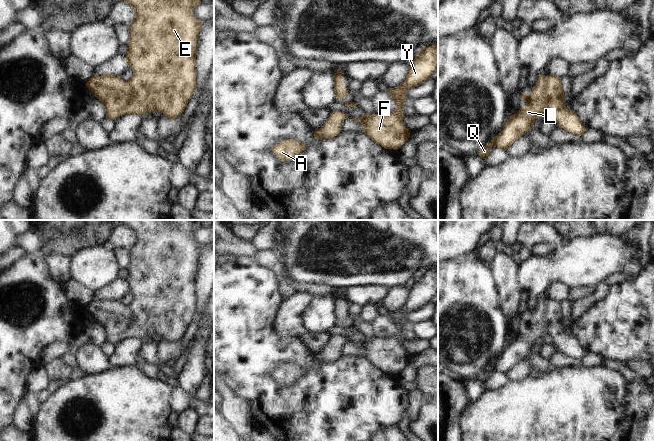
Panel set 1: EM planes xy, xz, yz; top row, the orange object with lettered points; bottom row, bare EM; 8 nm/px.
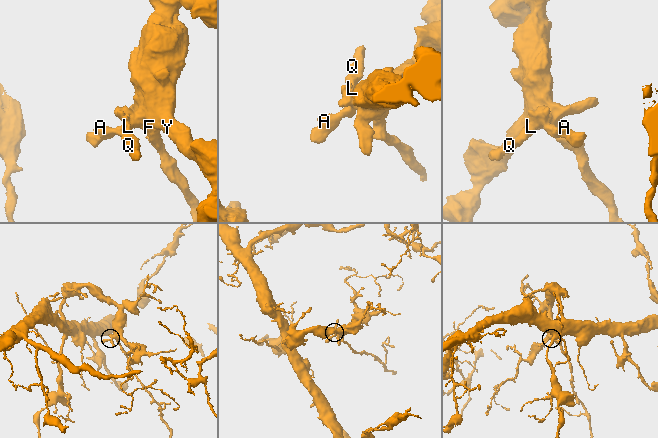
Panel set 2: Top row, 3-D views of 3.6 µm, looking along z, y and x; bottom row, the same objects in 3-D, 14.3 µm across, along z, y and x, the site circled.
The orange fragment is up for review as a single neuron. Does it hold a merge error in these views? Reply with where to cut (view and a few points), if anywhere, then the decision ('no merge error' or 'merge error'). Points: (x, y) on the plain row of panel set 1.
no cut | no merge error

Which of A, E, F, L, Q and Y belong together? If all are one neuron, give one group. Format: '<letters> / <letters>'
A E F L Q Y

